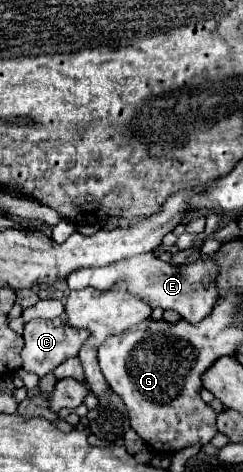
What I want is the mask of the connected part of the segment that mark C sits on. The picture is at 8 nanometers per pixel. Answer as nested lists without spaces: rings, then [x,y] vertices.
[[[63,317],[57,319],[33,319],[25,325],[23,331],[23,339],[25,339],[25,347],[21,351],[21,359],[23,359],[23,369],[27,373],[35,373],[35,375],[47,375],[51,373],[57,365],[61,365],[63,361],[67,361],[69,357],[75,357],[81,349],[81,345],[87,339],[87,331],[83,329],[71,329]]]

